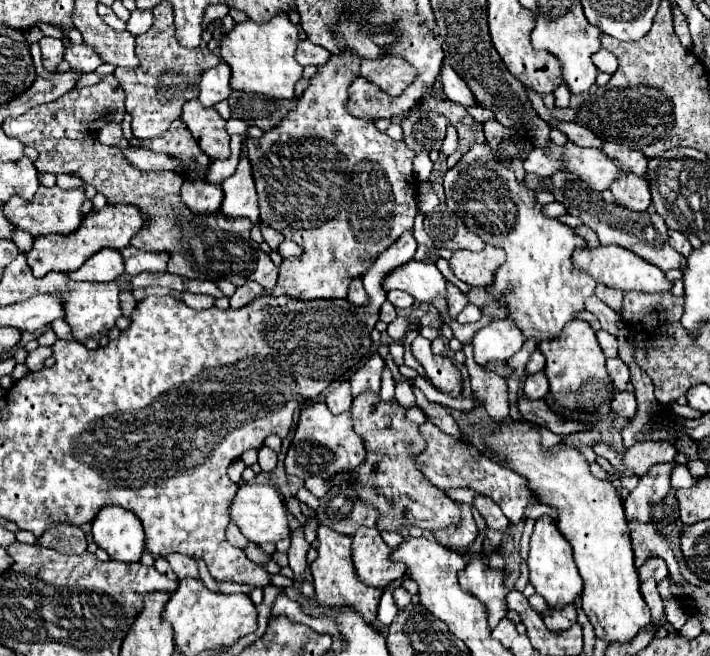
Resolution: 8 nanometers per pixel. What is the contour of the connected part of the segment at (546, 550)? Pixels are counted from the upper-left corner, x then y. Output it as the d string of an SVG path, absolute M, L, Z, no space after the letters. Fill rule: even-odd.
M542 516L536 520L536 526L530 538L528 568L530 568L530 584L548 602L550 608L564 608L566 604L572 604L584 590L582 578L572 558L572 548L564 540L564 536L556 532L556 522L548 516Z

